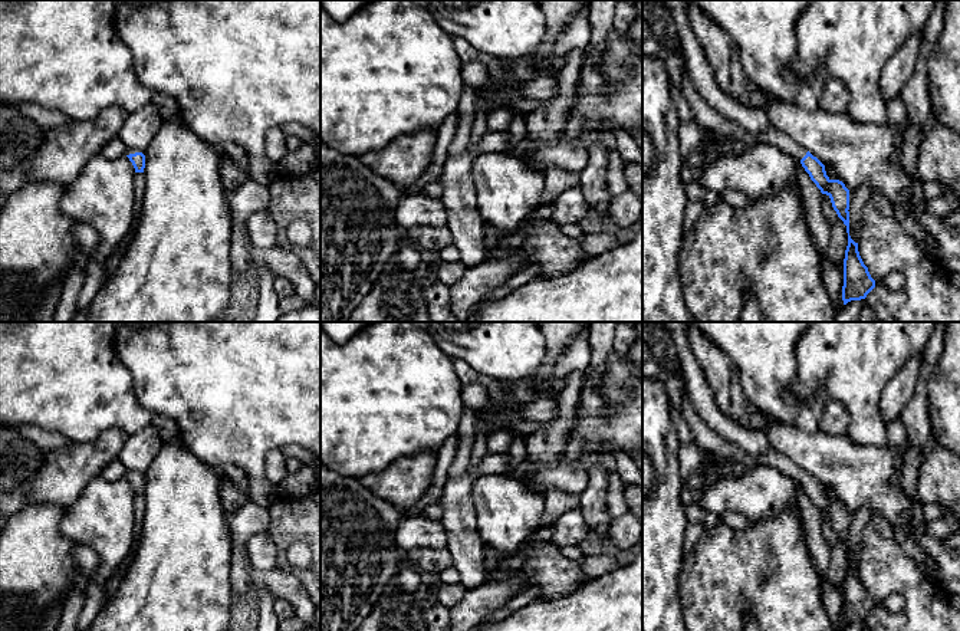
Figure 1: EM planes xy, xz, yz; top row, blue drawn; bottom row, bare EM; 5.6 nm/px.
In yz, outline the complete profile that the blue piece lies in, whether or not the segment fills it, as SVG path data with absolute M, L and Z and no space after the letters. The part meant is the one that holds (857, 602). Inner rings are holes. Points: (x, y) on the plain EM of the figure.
M683 387L681 392L683 418L688 424L696 444L701 451L710 451L733 459L749 469L756 466L777 469L783 474L798 482L821 515L831 520L832 529L846 548L848 555L848 568L844 581L844 627L851 622L865 621L867 617L875 609L875 602L871 599L868 589L864 586L859 578L858 565L855 565L849 558L849 512L845 509L845 506L839 502L831 502L826 497L825 487L816 479L775 448L762 456L753 457L743 448L714 433L697 414L686 387Z

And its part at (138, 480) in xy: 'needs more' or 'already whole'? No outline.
needs more

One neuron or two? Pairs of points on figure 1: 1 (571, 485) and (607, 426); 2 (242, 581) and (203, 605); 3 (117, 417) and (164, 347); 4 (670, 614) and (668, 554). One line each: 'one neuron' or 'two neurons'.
1: one neuron
2: two neurons
3: two neurons
4: one neuron

